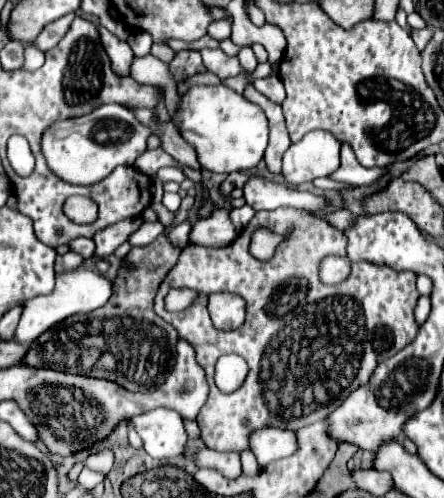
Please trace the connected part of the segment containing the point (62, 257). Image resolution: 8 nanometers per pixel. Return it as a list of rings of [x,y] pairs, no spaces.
[[[67,252],[67,254],[59,254],[55,260],[55,272],[63,272],[63,270],[75,270],[79,266],[83,266],[85,258],[81,254],[75,252]]]

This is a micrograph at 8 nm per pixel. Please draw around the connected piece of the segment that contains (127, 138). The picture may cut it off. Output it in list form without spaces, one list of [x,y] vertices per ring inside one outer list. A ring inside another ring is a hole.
[[[103,104],[89,114],[53,122],[41,138],[41,152],[51,172],[71,184],[89,186],[101,182],[119,164],[133,166],[135,158],[145,152],[149,128],[139,124],[131,110],[121,104]]]

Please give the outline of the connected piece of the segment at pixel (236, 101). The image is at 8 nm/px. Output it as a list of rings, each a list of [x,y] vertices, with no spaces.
[[[225,84],[191,86],[185,94],[179,94],[177,108],[169,116],[183,140],[195,148],[197,160],[205,170],[225,174],[249,172],[263,160],[269,136],[267,116],[259,106]]]

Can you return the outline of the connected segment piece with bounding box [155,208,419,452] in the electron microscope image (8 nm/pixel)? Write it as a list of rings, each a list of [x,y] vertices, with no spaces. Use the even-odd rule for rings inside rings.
[[[263,210],[257,212],[247,228],[225,248],[207,248],[207,246],[187,246],[181,252],[177,266],[167,274],[161,282],[155,312],[169,322],[179,336],[187,338],[197,350],[197,362],[203,366],[207,374],[207,384],[211,386],[209,398],[197,416],[197,424],[201,430],[201,438],[207,448],[213,450],[247,450],[247,436],[255,428],[275,426],[283,430],[299,430],[317,420],[325,420],[335,408],[339,408],[347,400],[349,384],[367,384],[375,366],[379,366],[379,356],[395,356],[403,350],[419,332],[419,324],[415,322],[415,304],[419,292],[415,288],[417,276],[413,272],[395,272],[387,266],[373,266],[367,262],[351,262],[351,274],[335,286],[323,284],[319,278],[319,264],[327,254],[345,256],[345,236],[341,230],[329,226],[325,220],[307,214],[305,210]],[[267,228],[273,234],[285,234],[291,230],[291,236],[283,240],[273,258],[267,262],[257,260],[249,252],[251,236],[255,230]],[[171,288],[191,288],[199,292],[195,304],[183,312],[167,312],[163,300]],[[213,292],[233,292],[239,294],[247,302],[247,318],[235,330],[215,330],[209,312],[207,312],[207,296]],[[223,354],[239,354],[249,364],[249,374],[241,388],[235,394],[215,392],[215,362]]]

